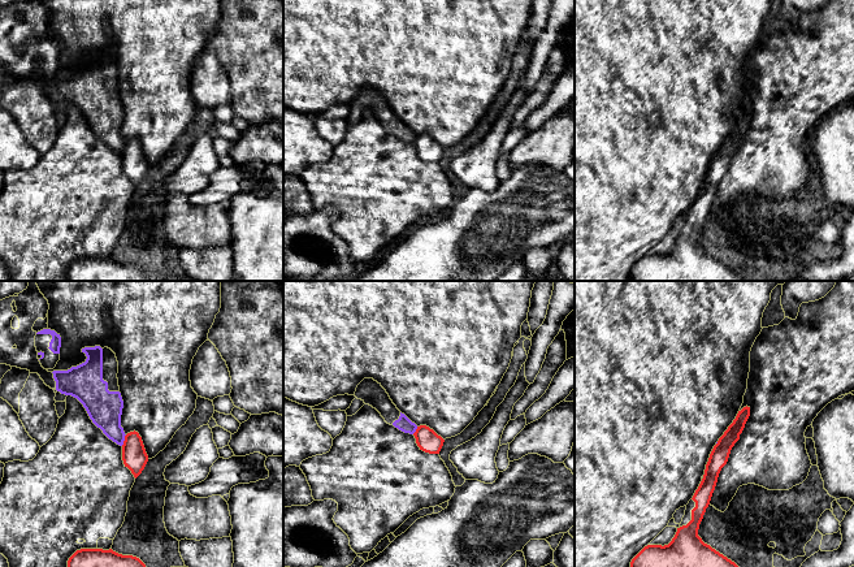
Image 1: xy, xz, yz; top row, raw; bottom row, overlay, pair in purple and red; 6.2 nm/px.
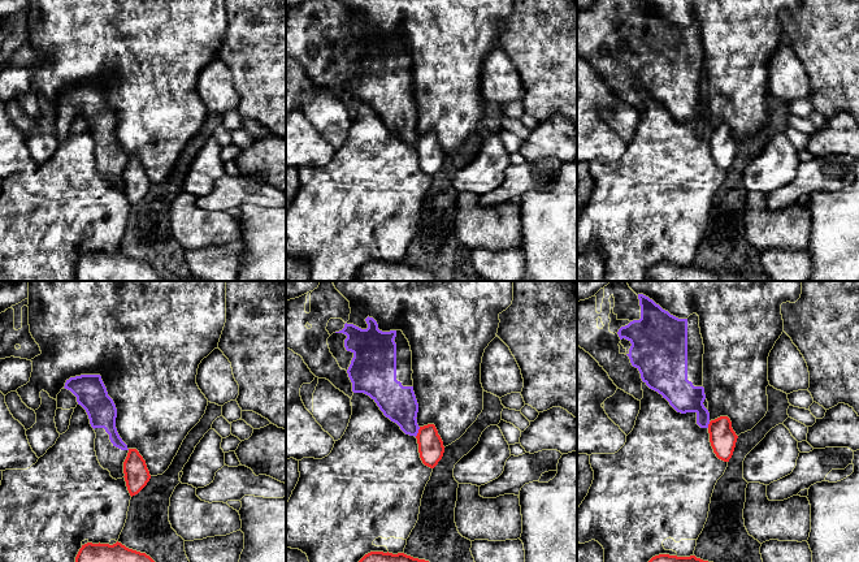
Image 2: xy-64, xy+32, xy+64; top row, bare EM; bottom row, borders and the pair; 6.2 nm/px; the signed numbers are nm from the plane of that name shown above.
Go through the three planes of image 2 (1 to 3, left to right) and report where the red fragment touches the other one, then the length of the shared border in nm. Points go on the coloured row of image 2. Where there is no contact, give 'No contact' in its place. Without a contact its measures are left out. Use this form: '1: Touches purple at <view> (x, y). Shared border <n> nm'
1: No contact
2: Touches purple at xy+32 (417, 432). Shared border 70 nm
3: Touches purple at xy+64 (708, 423). Shared border 40 nm

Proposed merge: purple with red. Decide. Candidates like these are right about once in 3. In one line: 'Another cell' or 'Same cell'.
Another cell

